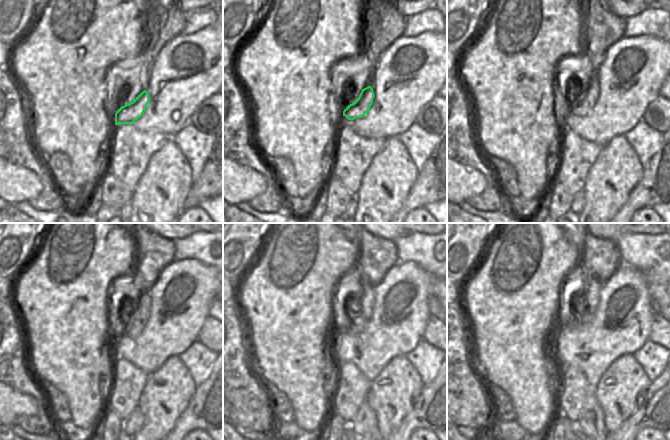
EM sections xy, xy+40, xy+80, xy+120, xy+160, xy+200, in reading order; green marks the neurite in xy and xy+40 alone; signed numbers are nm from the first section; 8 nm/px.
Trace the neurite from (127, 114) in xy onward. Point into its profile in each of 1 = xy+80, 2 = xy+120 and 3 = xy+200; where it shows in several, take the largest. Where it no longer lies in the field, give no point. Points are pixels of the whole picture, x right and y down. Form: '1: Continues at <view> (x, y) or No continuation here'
1: Continues at xy+80 (587, 100)
2: Continues at xy+120 (142, 299)
3: Continues at xy+200 (589, 298).

